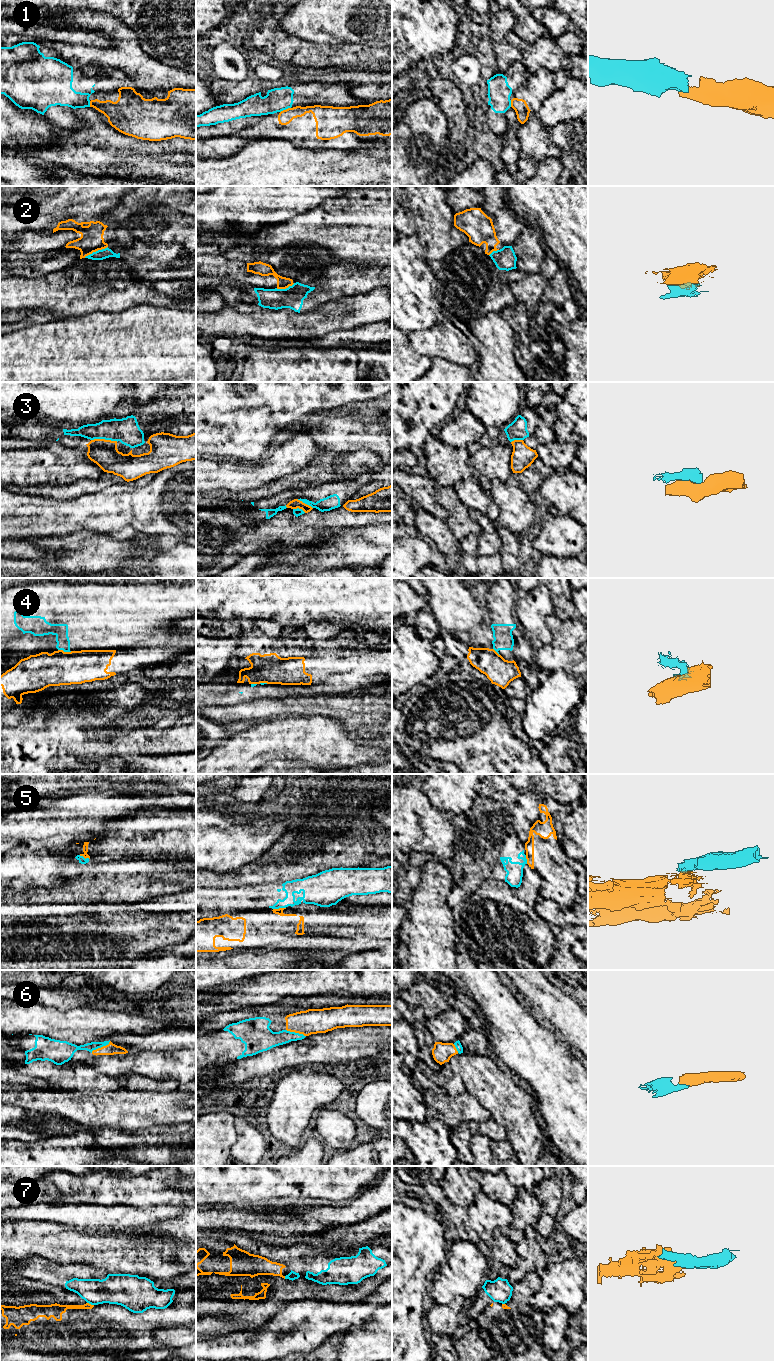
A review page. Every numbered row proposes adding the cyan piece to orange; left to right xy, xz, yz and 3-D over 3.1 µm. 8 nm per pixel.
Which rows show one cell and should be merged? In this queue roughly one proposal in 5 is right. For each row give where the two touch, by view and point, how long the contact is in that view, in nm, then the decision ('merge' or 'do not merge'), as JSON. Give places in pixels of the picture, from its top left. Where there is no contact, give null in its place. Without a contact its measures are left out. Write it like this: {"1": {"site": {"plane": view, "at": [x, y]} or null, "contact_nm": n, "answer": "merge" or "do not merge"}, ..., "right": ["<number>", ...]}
{"1": {"site": {"plane": "xz", "at": [286, 109]}, "contact_nm": 100, "answer": "do not merge"}, "2": {"site": {"plane": "xy", "at": [95, 251]}, "contact_nm": 220, "answer": "do not merge"}, "3": {"site": {"plane": "xy", "at": [104, 439]}, "contact_nm": 220, "answer": "do not merge"}, "4": {"site": {"plane": "xy", "at": [65, 652]}, "contact_nm": 110, "answer": "do not merge"}, "5": {"site": {"plane": "xz", "at": [279, 908]}, "contact_nm": 110, "answer": "do not merge"}, "6": {"site": {"plane": "xy", "at": [101, 1047]}, "contact_nm": 180, "answer": "merge"}, "7": {"site": {"plane": "xy", "at": [90, 1304]}, "contact_nm": 60, "answer": "do not merge"}, "right": ["6"]}

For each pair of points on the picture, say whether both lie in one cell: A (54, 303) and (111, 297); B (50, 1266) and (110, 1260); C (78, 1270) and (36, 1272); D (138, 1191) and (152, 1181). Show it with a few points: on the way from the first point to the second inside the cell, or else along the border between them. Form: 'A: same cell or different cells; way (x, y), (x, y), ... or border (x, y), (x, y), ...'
A: same cell; way (68, 297), (97, 297)
B: different cells; border (51, 1260), (57, 1263), (86, 1263), (97, 1268)
C: same cell; way (68, 1272), (46, 1272)
D: different cells; border (145, 1184), (149, 1187)

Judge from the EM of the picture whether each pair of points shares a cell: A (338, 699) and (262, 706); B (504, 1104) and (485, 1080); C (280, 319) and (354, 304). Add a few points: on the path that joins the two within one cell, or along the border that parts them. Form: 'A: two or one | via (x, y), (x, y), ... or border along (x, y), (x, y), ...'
A: one | via (319, 709), (281, 710)
B: one | via (502, 1098), (490, 1086)
C: one | via (298, 322), (330, 322), (336, 319)

